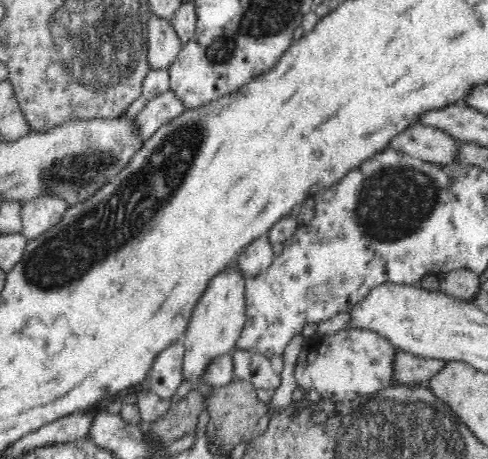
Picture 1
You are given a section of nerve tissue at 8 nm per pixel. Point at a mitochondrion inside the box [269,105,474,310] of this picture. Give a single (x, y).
(393, 204)

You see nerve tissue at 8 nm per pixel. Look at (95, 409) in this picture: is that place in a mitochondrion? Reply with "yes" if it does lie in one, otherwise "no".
no

